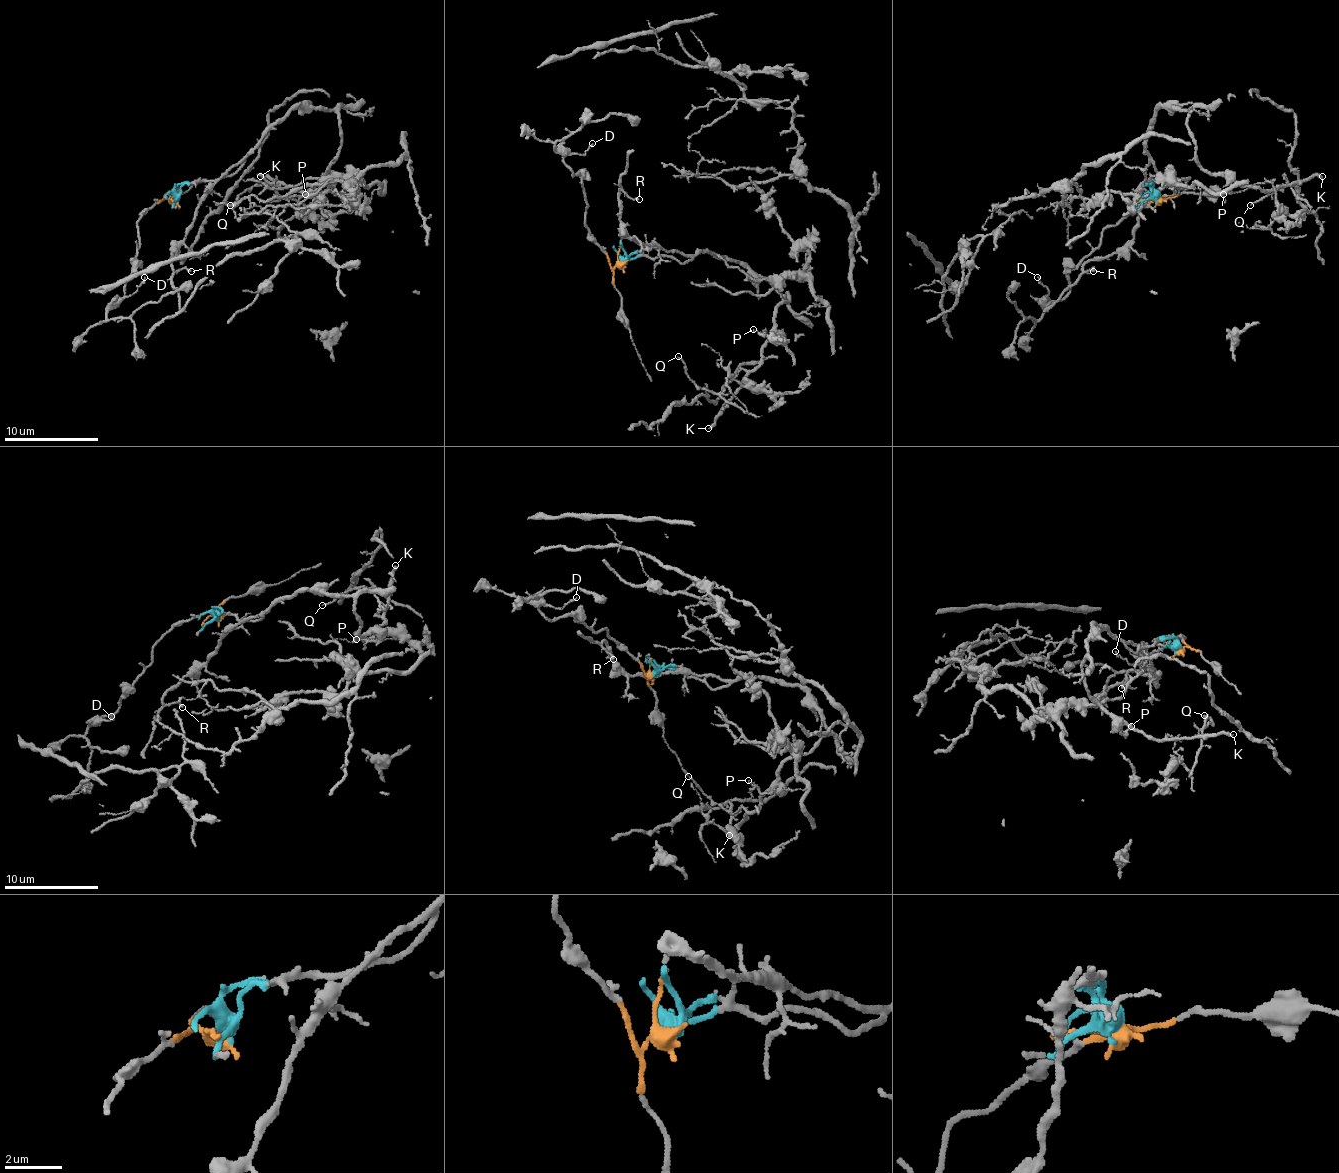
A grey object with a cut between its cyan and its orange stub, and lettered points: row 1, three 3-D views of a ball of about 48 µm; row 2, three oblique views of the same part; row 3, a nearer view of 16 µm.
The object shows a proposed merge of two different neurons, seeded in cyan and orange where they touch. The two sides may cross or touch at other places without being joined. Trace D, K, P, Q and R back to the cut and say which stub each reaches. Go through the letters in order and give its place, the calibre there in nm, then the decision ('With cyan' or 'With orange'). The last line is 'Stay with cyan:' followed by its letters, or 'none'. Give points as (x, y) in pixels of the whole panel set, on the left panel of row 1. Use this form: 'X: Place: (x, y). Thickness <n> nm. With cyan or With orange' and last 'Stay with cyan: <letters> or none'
D: Place: (144, 277). Thickness 150 nm. With orange
K: Place: (260, 176). Thickness 260 nm. With cyan
P: Place: (305, 194). Thickness 100 nm. With cyan
Q: Place: (230, 205). Thickness 120 nm. With cyan
R: Place: (191, 271). Thickness 190 nm. With cyan
Stay with cyan: K, P, Q, R

